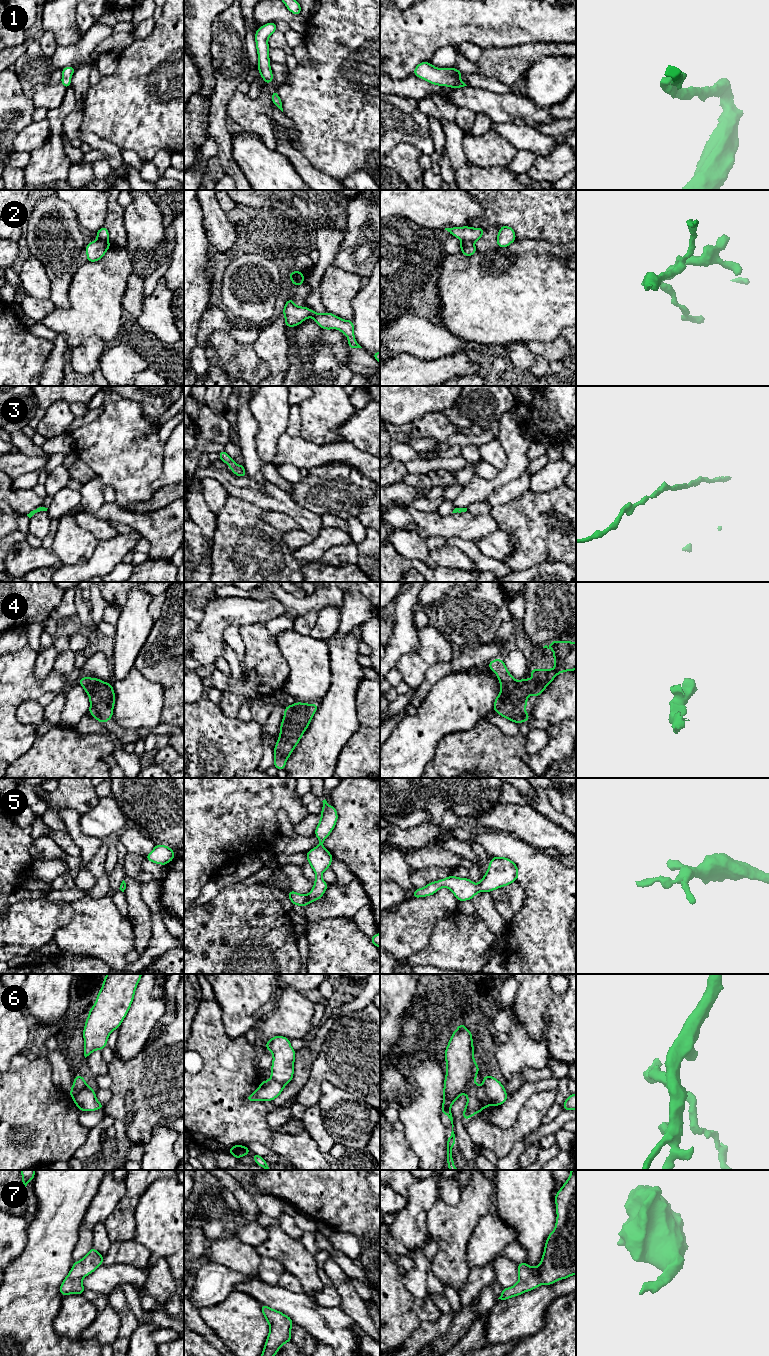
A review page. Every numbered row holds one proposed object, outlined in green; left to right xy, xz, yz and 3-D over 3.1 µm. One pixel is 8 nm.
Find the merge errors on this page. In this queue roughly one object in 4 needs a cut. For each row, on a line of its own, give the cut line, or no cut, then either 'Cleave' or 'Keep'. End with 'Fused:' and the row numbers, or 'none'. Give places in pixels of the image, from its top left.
1: No split. Keep
2: Split along xz (300, 272), (300, 275), (293, 283). Cleave
3: No split. Keep
4: No split. Keep
5: No split. Keep
6: Split along yz (482, 1085), (492, 1104). Cleave
7: No split. Keep
Fused: 2, 6

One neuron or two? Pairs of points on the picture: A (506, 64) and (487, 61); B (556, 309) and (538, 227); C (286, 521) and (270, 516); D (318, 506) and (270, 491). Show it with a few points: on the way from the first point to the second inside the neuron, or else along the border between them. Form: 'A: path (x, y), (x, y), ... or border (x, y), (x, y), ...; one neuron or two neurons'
A: path (501, 63), (492, 62); one neuron
B: border (517, 240), (547, 240), (564, 245); two neurons
C: path (282, 521), (274, 518); one neuron
D: border (288, 494), (297, 504), (310, 510); two neurons

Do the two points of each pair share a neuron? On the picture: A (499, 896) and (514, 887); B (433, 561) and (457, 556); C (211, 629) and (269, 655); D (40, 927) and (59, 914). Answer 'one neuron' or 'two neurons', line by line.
A: one neuron
B: one neuron
C: two neurons
D: one neuron

